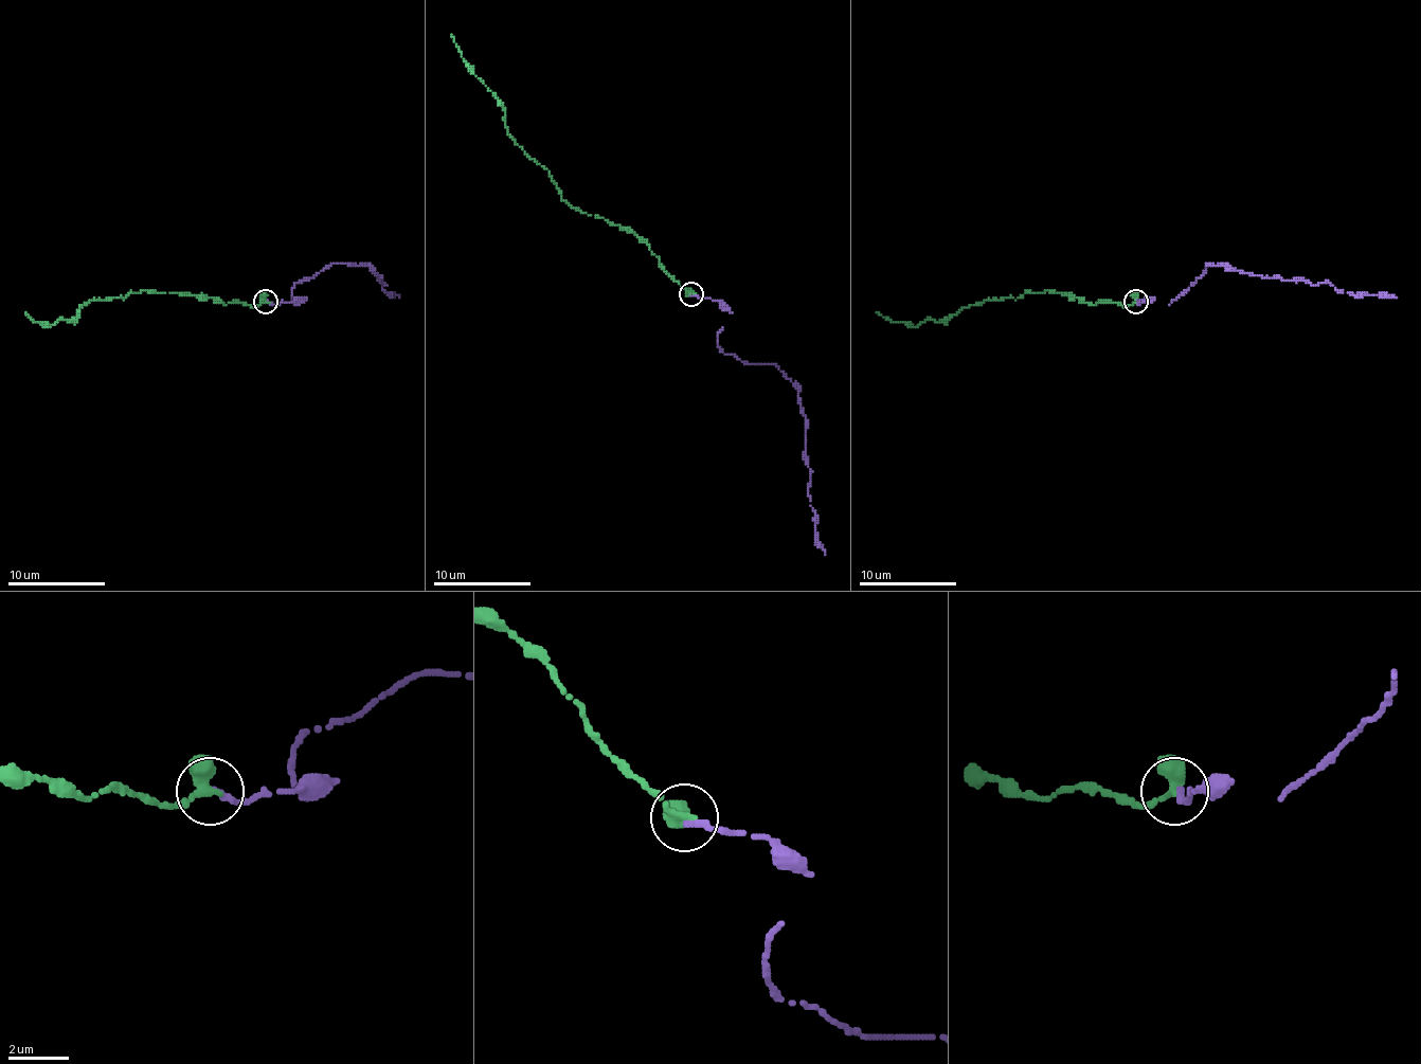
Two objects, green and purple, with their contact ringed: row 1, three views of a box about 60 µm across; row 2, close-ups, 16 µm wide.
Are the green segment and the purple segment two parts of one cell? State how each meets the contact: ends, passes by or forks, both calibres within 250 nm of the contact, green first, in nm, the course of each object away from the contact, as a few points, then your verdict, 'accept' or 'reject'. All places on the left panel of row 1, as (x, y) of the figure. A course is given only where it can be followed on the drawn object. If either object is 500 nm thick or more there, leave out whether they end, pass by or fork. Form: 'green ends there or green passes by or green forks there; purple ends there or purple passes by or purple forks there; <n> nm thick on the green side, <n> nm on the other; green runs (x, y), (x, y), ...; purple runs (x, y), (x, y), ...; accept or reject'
green passes by; purple ends there; 340 nm thick on the green side, 280 nm on the other; green runs (265, 302), (250, 307), (140, 290), (123, 300), (84, 302), (74, 320), (57, 320), (48, 327), (25, 312); purple runs (265, 302), (304, 300), (297, 305), (292, 300), (292, 288), (334, 264), (367, 266), (390, 295), (399, 298); accept

